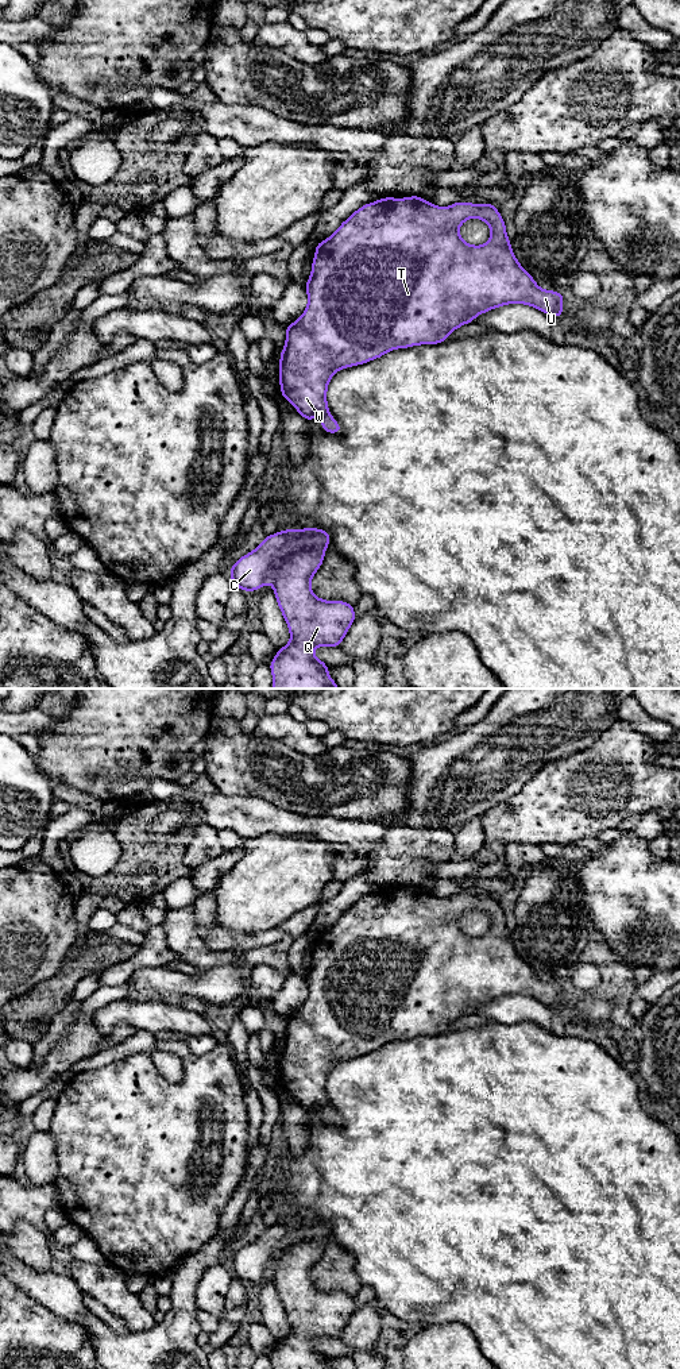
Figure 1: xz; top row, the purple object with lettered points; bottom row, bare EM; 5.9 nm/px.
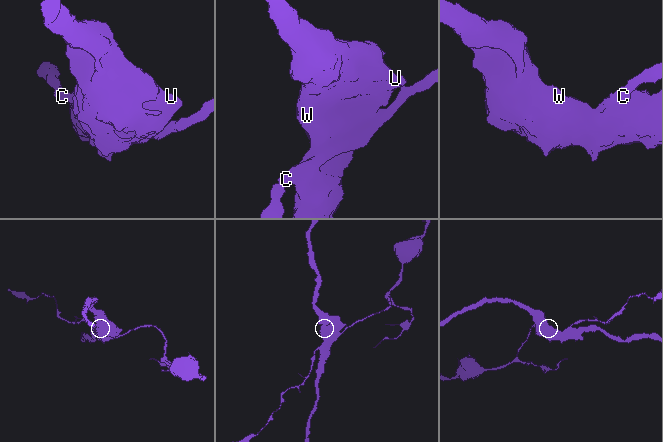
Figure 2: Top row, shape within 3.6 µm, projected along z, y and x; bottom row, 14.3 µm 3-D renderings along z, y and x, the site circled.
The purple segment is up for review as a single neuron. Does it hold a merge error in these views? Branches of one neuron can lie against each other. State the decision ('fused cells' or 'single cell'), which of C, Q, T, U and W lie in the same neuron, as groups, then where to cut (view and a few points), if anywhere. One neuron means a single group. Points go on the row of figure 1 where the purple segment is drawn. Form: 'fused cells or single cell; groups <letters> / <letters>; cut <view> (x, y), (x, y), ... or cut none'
fused cells; groups C / Q T U W; cut xz (324, 547), (308, 547), (281, 559), (273, 567), (267, 579)

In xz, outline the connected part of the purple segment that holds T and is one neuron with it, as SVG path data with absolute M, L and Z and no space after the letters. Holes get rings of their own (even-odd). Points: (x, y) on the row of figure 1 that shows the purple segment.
M409 196L407 198L383 197L375 203L367 203L364 207L356 209L345 221L340 224L332 236L329 236L327 240L316 243L312 274L305 284L305 289L308 292L308 308L293 324L285 328L286 344L283 346L283 350L279 355L281 396L285 397L308 423L316 416L320 416L324 432L343 433L340 424L331 416L327 402L328 383L337 370L367 363L395 348L407 348L418 344L438 344L448 342L447 336L452 331L467 323L472 323L478 315L513 302L534 306L553 317L564 317L561 302L565 294L557 293L555 290L542 290L536 284L533 277L518 263L510 247L510 242L511 240L506 236L506 223L498 212L495 204L471 204L457 201L453 205L443 208L428 203L421 196ZM472 217L482 219L488 224L491 230L490 240L483 246L471 246L459 235L460 224Z

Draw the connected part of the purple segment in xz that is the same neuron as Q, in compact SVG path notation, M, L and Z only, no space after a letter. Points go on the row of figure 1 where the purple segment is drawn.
M313 547L278 562L268 581L278 606L289 626L291 640L278 649L268 667L273 672L273 689L340 689L328 675L329 666L312 653L313 647L340 647L349 626L356 620L353 605L344 601L324 601L312 593L310 581L321 567L325 548Z

